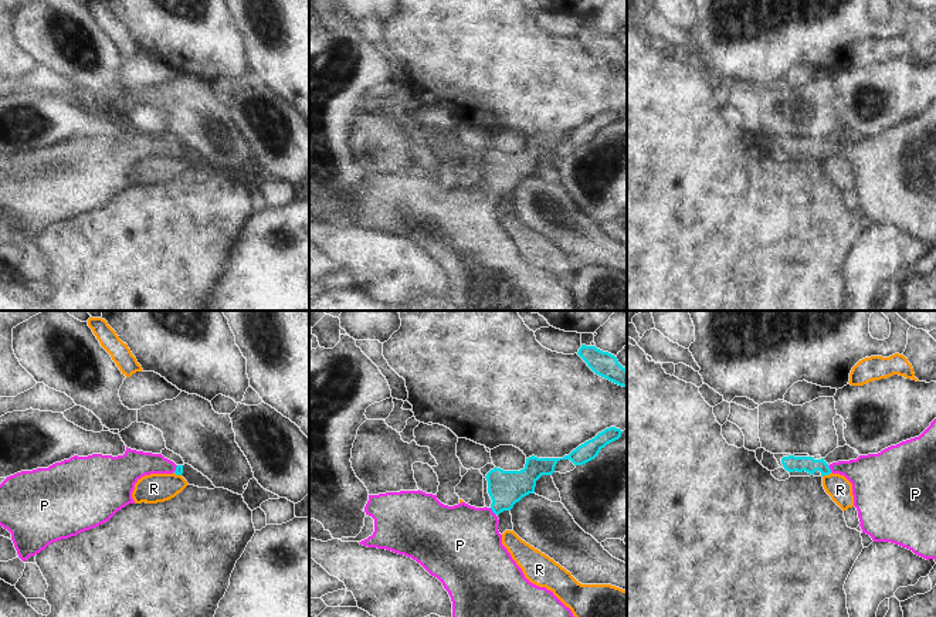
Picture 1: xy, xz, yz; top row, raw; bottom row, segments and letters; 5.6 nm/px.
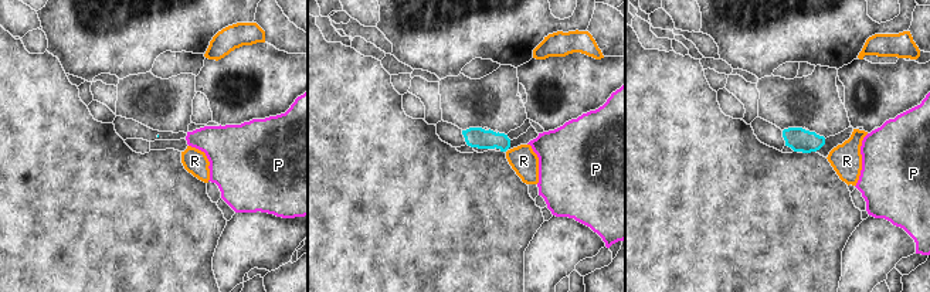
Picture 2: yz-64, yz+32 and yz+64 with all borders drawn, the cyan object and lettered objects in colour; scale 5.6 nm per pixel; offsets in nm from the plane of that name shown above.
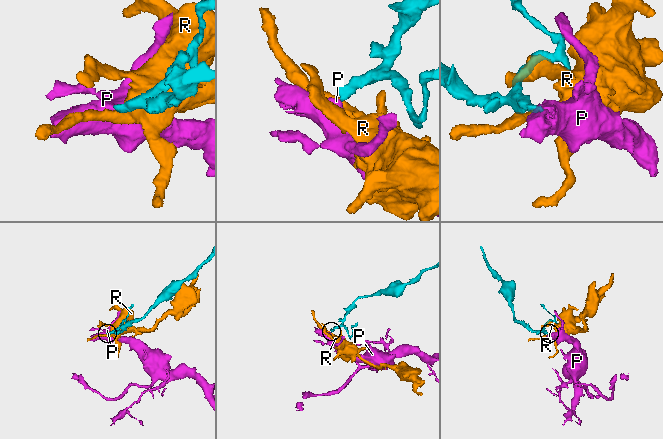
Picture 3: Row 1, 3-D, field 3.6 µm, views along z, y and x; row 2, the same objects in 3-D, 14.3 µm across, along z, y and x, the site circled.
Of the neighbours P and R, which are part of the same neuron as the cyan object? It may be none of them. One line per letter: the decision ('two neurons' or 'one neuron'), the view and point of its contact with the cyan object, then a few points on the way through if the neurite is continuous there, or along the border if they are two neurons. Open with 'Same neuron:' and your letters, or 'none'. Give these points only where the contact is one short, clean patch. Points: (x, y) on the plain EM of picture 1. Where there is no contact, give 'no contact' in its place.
Same neuron: P
P: one neuron; meets cyan in xz at (492, 193); runs through xz (505, 170), (504, 180), (492, 193), (463, 226)
R: two neurons; meets cyan in yz at (827, 156); border along yz (831, 155), (823, 159)

